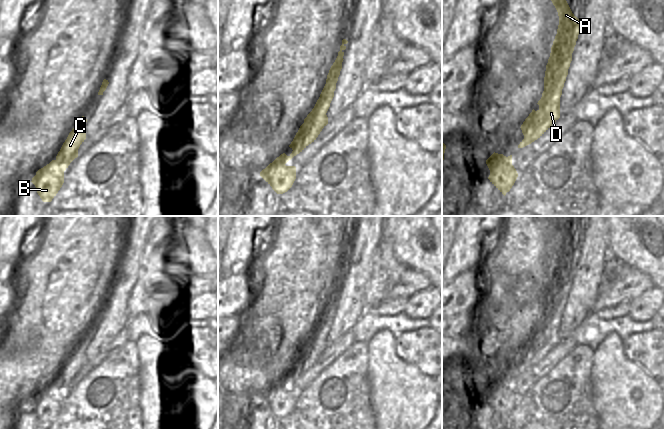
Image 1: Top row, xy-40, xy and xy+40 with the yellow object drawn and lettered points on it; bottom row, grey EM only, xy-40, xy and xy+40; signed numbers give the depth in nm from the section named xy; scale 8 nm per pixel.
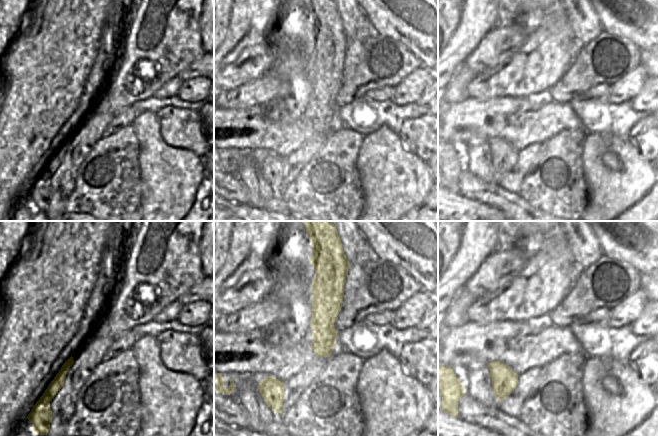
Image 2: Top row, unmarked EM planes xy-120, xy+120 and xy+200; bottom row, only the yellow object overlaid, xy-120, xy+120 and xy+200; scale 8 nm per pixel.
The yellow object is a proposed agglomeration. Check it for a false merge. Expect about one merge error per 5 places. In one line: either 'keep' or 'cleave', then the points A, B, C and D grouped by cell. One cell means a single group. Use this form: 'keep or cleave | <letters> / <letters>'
keep | A B C D

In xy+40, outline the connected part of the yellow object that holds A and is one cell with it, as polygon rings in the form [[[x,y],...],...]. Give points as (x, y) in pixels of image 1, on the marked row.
[[[551,1],[559,16],[557,34],[553,41],[550,57],[546,65],[544,91],[541,99],[537,103],[539,105],[539,109],[537,111],[533,109],[521,125],[520,128],[524,135],[524,139],[520,142],[518,148],[523,148],[540,138],[560,118],[560,97],[562,95],[562,89],[564,87],[564,83],[568,75],[568,69],[572,61],[572,53],[580,33],[580,20],[572,13],[567,1]]]

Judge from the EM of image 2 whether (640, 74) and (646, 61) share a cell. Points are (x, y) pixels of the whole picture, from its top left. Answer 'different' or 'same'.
different

